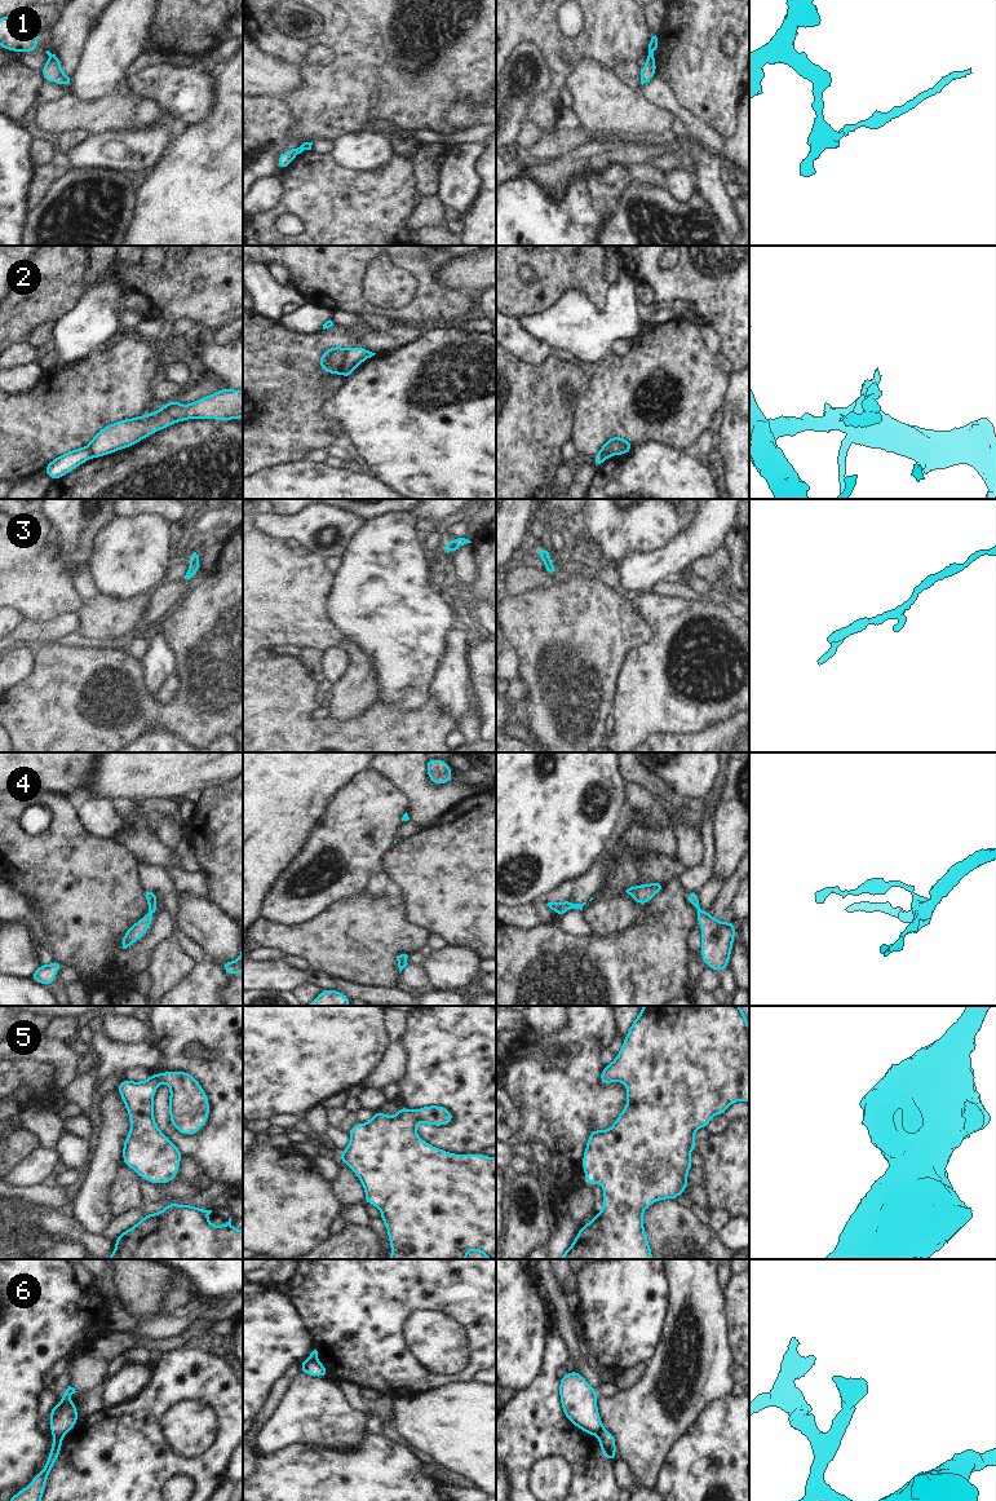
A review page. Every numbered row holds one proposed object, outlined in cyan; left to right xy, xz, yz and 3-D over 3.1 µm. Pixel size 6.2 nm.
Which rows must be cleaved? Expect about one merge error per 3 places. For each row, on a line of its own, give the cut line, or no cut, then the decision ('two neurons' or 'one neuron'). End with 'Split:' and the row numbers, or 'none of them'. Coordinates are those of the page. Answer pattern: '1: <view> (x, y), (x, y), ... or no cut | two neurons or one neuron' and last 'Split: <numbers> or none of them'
1: yz (647, 53), (653, 56) | two neurons
2: xz (346, 349), (339, 372) | two neurons
3: no cut | one neuron
4: no cut | one neuron
5: no cut | one neuron
6: xy (53, 1434), (62, 1437) | two neurons
Split: 1, 2, 6

